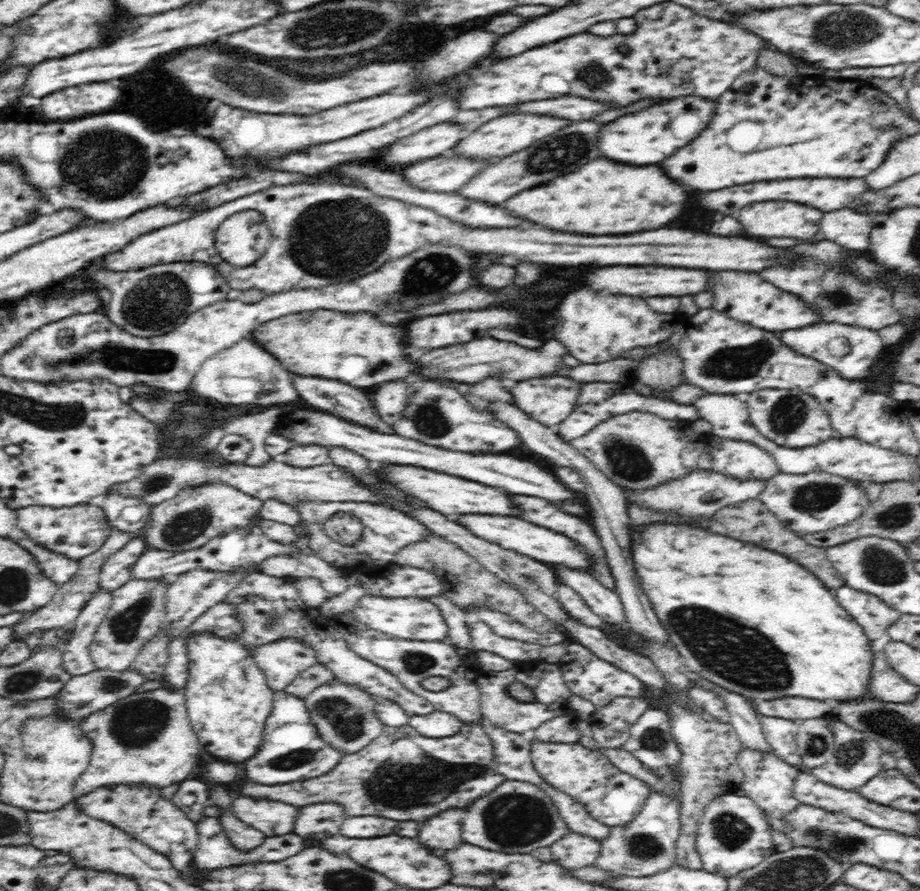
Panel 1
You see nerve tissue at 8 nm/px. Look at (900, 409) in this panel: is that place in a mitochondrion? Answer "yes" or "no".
no

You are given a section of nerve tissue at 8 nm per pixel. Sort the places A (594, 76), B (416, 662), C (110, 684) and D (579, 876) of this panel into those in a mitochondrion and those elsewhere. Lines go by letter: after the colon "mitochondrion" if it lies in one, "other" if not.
A: mitochondrion
B: mitochondrion
C: mitochondrion
D: other

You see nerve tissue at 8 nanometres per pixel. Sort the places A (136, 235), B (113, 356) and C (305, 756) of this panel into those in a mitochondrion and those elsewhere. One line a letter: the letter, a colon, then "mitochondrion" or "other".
A: other
B: mitochondrion
C: mitochondrion

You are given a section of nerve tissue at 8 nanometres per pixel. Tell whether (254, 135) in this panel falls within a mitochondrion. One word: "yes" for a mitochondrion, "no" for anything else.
no

